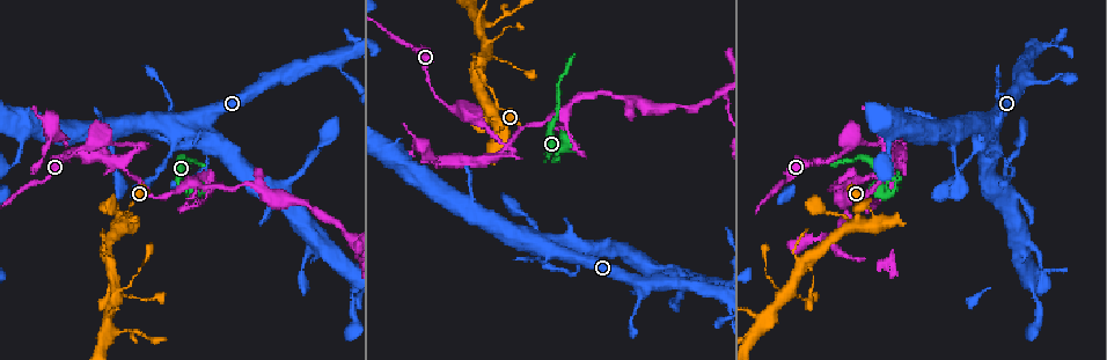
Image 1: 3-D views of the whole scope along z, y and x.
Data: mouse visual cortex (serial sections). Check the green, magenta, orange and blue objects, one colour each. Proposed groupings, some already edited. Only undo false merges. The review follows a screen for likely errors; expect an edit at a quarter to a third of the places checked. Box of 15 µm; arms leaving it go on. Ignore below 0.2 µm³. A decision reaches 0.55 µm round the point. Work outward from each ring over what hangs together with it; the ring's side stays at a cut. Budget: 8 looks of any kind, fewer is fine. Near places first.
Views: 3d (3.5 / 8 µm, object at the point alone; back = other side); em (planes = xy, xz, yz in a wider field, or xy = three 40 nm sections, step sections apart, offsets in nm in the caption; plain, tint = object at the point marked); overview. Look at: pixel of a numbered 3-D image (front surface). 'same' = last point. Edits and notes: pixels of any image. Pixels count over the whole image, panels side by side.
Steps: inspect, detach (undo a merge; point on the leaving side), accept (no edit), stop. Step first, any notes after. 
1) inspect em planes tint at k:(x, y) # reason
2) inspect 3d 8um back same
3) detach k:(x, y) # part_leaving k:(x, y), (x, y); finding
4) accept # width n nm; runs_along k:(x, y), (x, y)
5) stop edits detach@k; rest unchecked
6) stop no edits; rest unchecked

inspect 3d 3.5um back at 1:(885, 194) # abrupt turn

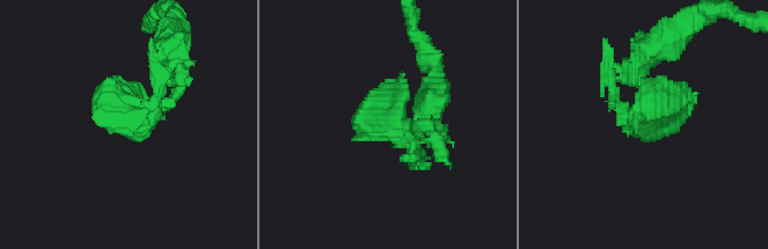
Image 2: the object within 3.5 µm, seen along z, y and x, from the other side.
inspect em xy step 3 tint at 2:(408, 126)

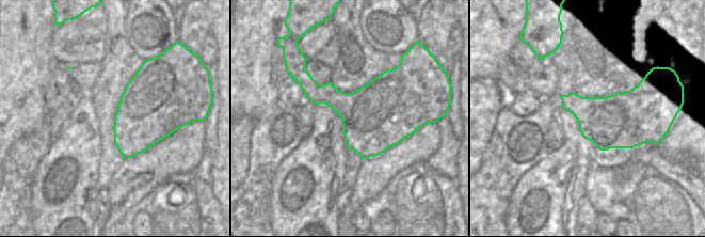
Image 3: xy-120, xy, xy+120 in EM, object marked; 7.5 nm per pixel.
detach 2:(409, 158) # part_leaving 2:(434, 125), (388, 119), (402, 74); a second cell is stuck on

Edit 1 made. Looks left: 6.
inspect em xy step 1 tint at 1:(141, 144) # abrupt turn

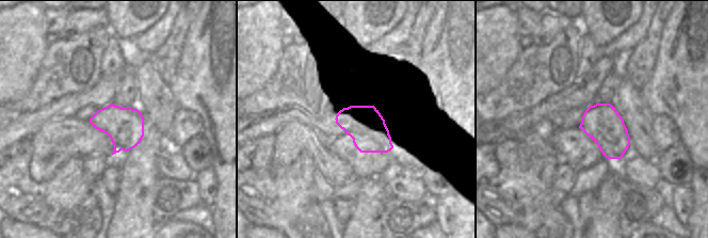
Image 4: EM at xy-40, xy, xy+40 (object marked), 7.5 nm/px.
inspect 3d 3.5um same

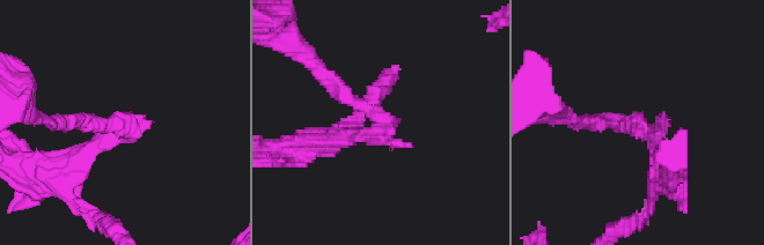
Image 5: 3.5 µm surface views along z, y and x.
detach 5:(74, 154) # width 280 nm; part_leaving 5:(107, 138), (60, 177), (82, 208); two cells meet here

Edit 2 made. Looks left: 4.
inspect 3d 3.5um back at 1:(651, 269)

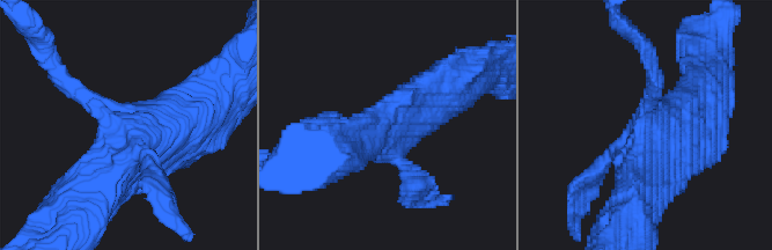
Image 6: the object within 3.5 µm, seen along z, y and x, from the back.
inspect em xy step 5 tint at 6:(122, 126) # now the EM

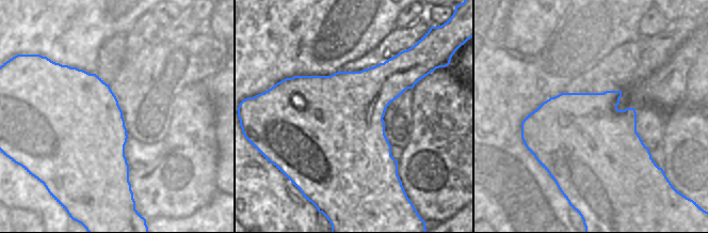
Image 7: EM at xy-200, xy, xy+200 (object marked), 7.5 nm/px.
accept # runs_along 6:(200, 112), (142, 141), (93, 201); all the same cell

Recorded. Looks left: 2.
stop edits detach@2, detach@5; rest unchecked

